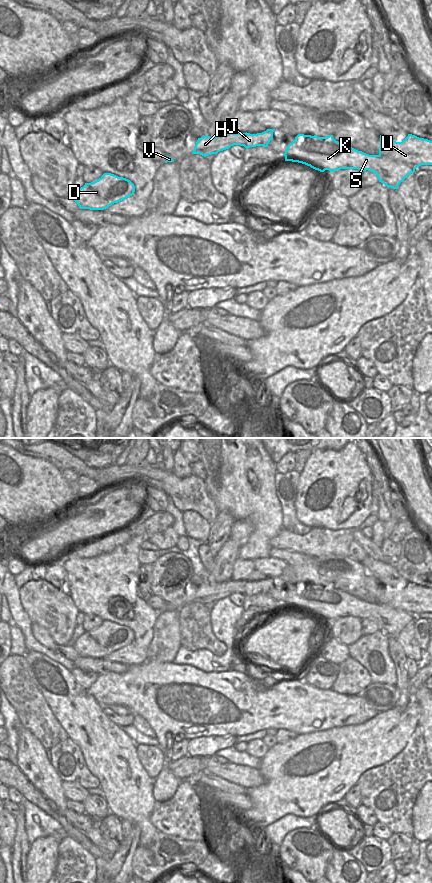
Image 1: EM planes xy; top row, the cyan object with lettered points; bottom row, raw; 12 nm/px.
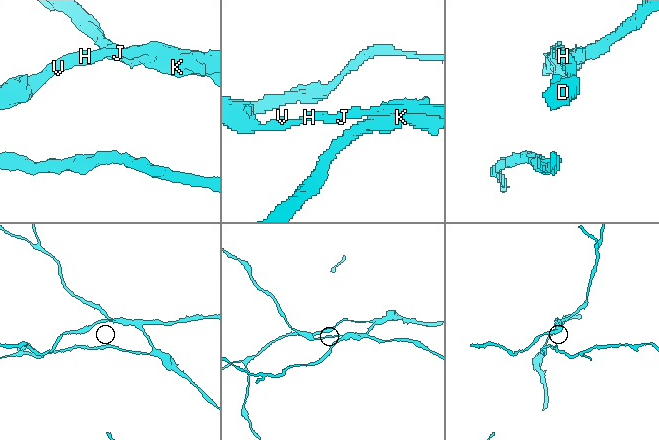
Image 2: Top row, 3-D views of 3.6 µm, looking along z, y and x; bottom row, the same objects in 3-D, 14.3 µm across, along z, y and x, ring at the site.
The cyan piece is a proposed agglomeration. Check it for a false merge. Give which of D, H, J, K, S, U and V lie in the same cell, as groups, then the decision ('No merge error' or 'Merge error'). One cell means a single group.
Groups: D H J U V / K S. Merge error.

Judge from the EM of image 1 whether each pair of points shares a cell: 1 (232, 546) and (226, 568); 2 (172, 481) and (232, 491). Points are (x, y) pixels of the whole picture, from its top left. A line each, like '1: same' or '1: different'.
1: same
2: different

